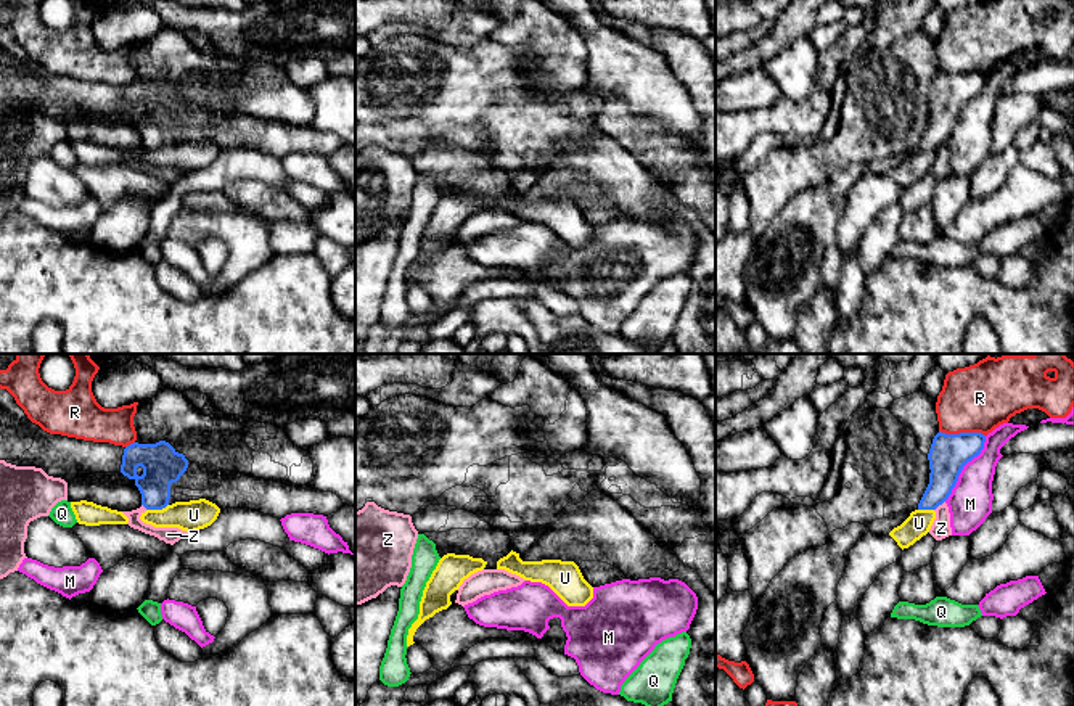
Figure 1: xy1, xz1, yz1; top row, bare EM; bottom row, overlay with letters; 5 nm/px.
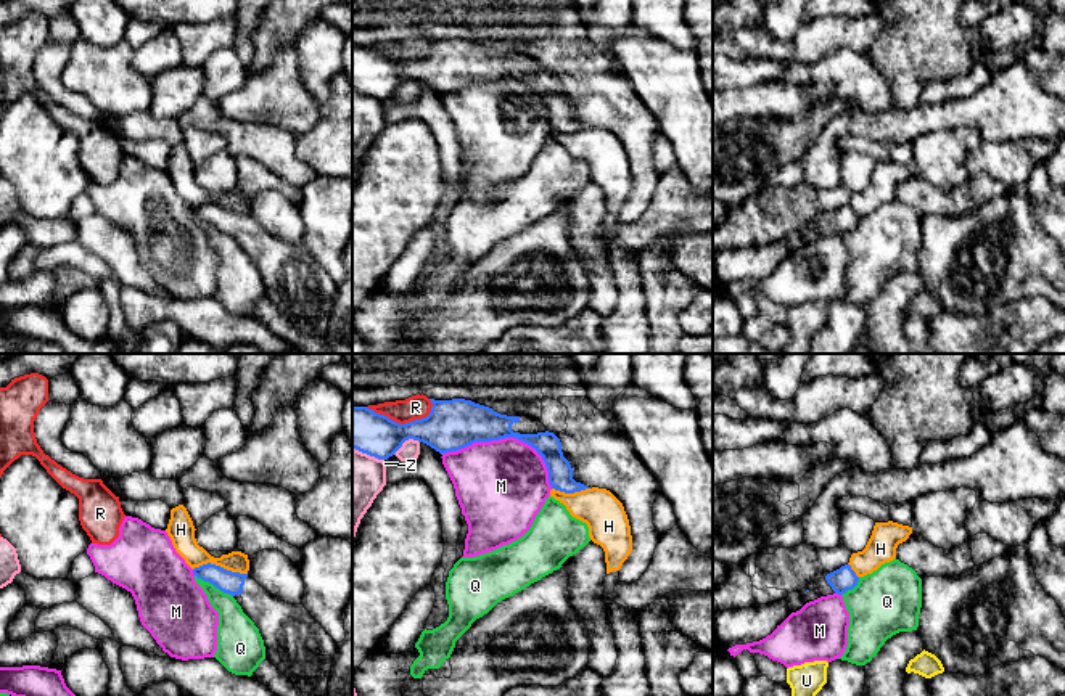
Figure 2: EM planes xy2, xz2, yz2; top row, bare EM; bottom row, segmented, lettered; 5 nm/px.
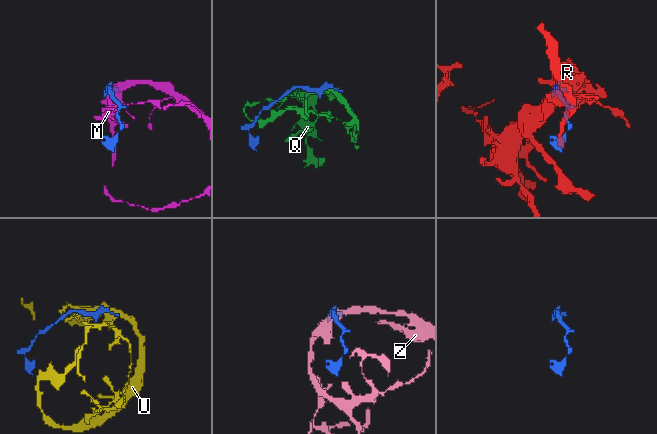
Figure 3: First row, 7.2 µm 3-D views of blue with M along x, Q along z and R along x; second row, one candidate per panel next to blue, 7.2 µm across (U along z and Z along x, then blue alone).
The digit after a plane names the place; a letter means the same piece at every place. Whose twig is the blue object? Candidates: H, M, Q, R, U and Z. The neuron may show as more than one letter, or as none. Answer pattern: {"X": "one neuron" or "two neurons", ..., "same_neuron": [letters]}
{"H": "two neurons", "M": "two neurons", "Q": "two neurons", "R": "two neurons", "U": "two neurons", "Z": "two neurons", "same_neuron": []}

